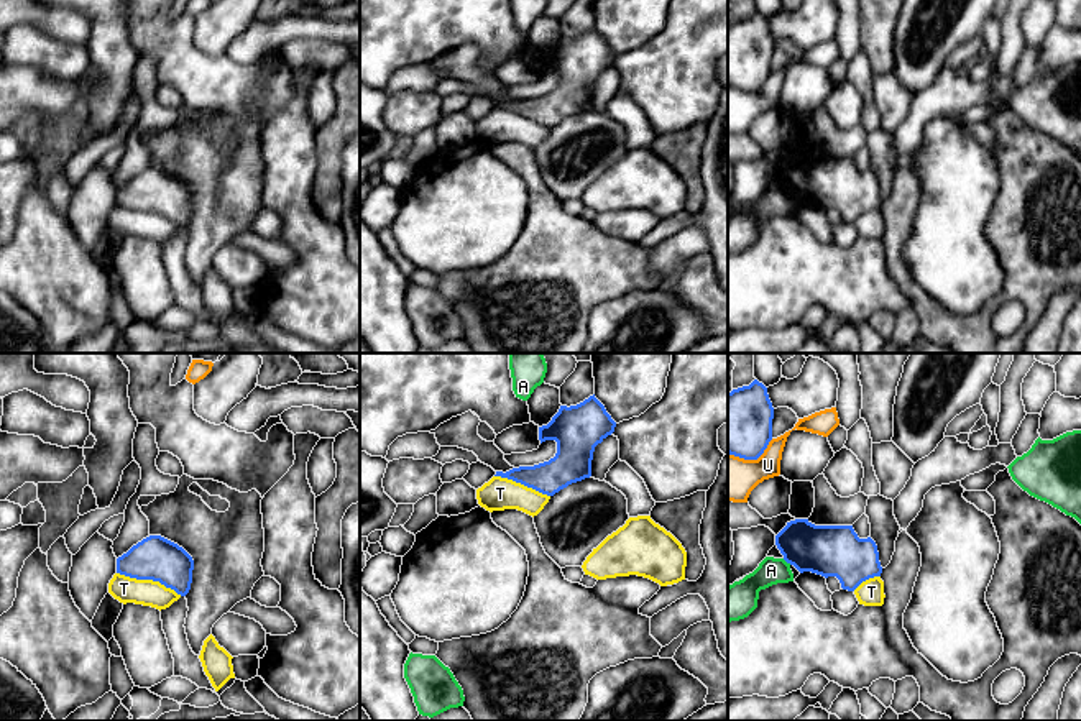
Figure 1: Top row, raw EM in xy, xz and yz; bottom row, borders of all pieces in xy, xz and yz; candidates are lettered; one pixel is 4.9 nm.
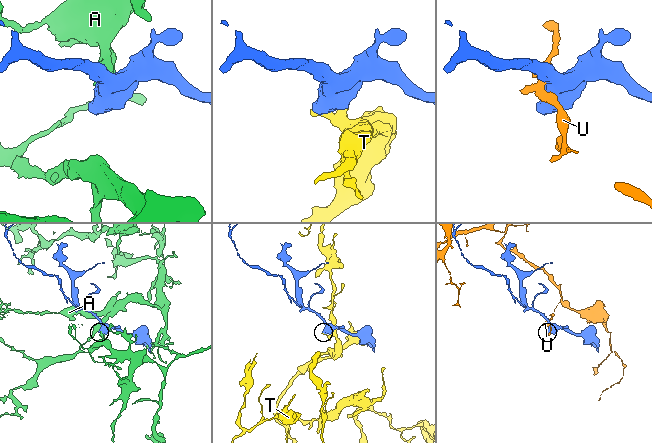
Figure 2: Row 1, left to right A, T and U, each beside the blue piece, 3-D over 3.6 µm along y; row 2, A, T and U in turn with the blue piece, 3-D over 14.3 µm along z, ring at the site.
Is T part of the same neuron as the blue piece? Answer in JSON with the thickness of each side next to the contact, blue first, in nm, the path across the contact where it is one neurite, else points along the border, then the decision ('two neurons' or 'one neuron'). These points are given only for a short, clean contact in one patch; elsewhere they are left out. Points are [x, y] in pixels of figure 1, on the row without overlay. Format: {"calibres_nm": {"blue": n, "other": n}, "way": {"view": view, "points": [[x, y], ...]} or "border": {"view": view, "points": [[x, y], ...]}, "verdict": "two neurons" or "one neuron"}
{"calibres_nm": {"blue": 220, "other": 130}, "way": {"view": "xy", "points": [[155, 189], [155, 204], [150, 211], [138, 211], [124, 220]]}, "verdict": "one neuron"}

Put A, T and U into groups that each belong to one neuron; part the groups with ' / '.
A / T / U

